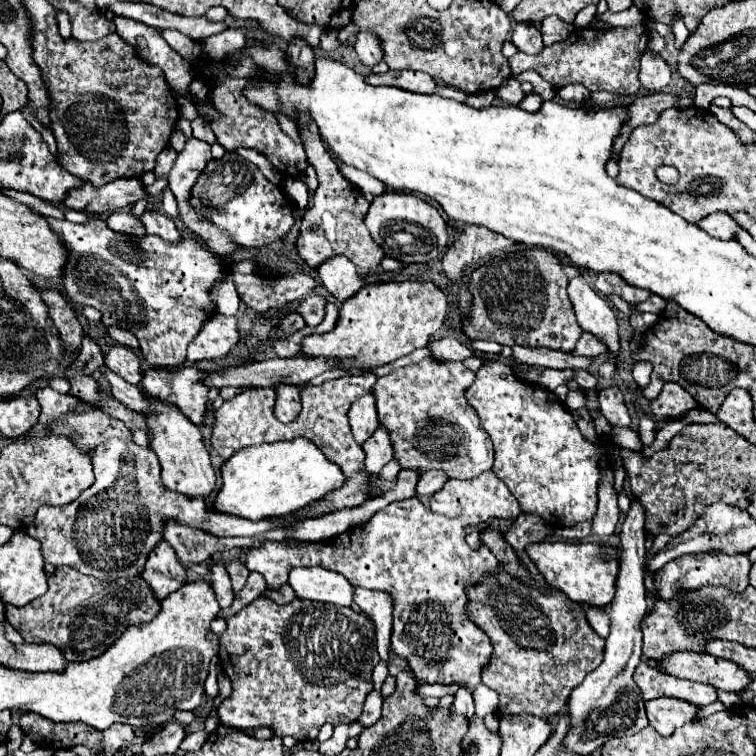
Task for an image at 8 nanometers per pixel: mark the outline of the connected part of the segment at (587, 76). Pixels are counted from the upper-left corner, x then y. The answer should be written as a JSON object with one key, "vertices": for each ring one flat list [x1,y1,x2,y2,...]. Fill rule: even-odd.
{"vertices":[[614,27,614,29,576,29,564,43,550,45,538,55,516,53,508,59,512,77,526,69,538,71,554,87,582,83,588,91,610,91,616,95,632,95,638,87,638,65,640,65,640,45,646,45,646,27]]}

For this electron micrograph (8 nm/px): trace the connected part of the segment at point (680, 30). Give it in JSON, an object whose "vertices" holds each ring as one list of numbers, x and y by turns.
{"vertices":[[676,15,674,17,674,21,672,21,672,31,674,31,674,35,676,35,676,47,680,49,682,45,684,45,684,41,688,39,688,29,686,29,686,25,684,25,684,21,680,21,680,15]]}

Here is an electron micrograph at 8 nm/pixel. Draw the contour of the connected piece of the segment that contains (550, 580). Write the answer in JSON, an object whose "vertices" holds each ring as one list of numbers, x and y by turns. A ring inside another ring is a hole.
{"vertices":[[544,541,526,547,530,559,536,563,538,571,544,575,546,583,566,593,574,603,584,603,590,607,606,607,612,603,616,591,616,577,620,569,620,551,608,543,588,541]]}

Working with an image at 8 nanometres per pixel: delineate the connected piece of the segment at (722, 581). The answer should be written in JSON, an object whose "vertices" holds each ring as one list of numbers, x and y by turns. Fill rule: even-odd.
{"vertices":[[696,553,684,555,676,561,670,561,662,569,654,573,654,585,660,593,660,599,672,599,676,591,698,589,706,585,726,585,732,591,744,591,748,587,748,571,750,571,748,557,730,557,726,553]]}

